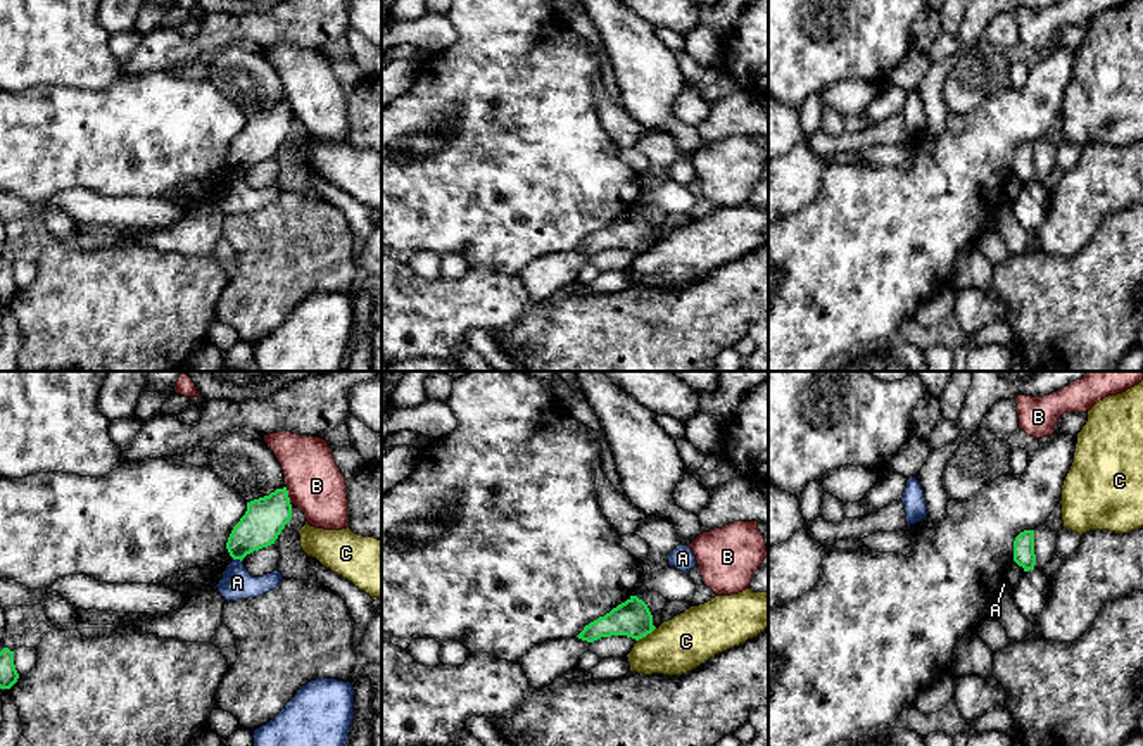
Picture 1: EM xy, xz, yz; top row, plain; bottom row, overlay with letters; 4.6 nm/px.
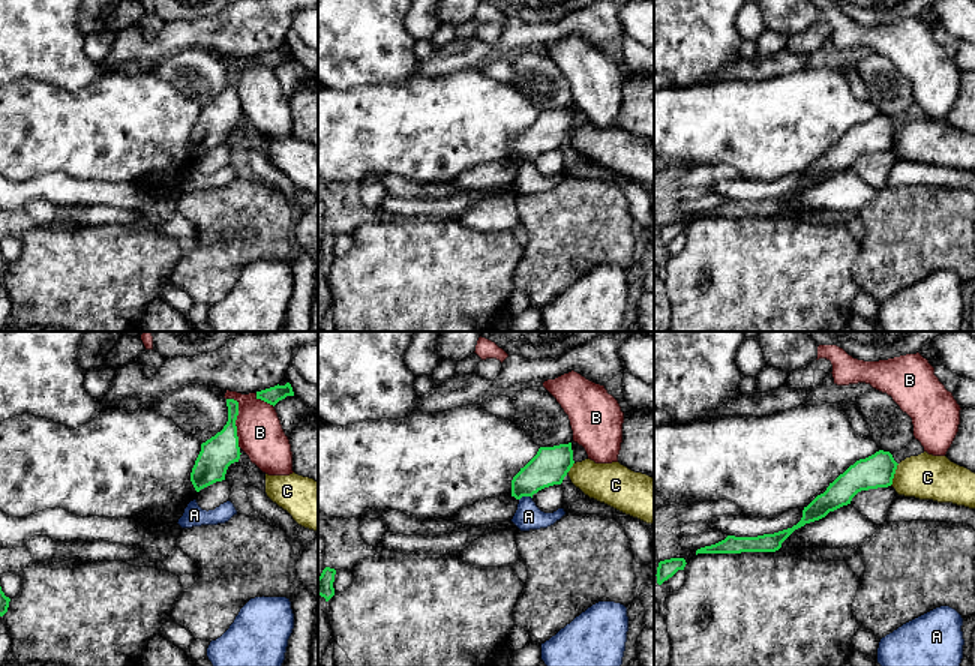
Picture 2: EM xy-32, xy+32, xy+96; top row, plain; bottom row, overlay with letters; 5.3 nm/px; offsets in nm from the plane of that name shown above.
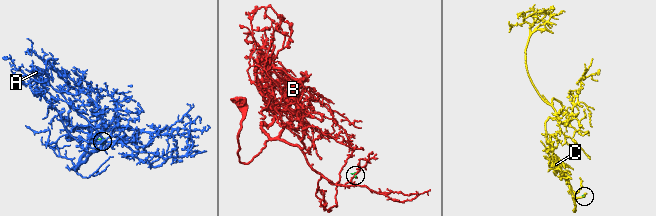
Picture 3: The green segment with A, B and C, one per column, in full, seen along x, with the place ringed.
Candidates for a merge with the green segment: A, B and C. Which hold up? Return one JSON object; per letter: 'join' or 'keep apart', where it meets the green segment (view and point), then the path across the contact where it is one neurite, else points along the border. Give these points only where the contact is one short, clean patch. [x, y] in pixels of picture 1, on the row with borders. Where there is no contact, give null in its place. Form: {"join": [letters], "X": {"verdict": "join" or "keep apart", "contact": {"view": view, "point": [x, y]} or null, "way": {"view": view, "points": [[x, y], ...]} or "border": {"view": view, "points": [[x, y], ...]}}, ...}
{"join": [], "A": {"verdict": "keep apart", "contact": {"view": "xy", "point": [237, 558]}, "border": {"view": "xy", "points": [[233, 558], [240, 562]]}}, "B": {"verdict": "keep apart", "contact": {"view": "xy", "point": [287, 496]}, "border": {"view": "xy", "points": [[285, 487], [290, 505]]}}, "C": {"verdict": "keep apart", "contact": {"view": "xz", "point": [646, 634]}, "border": {"view": "xz", "points": [[655, 627], [637, 641]]}}}

